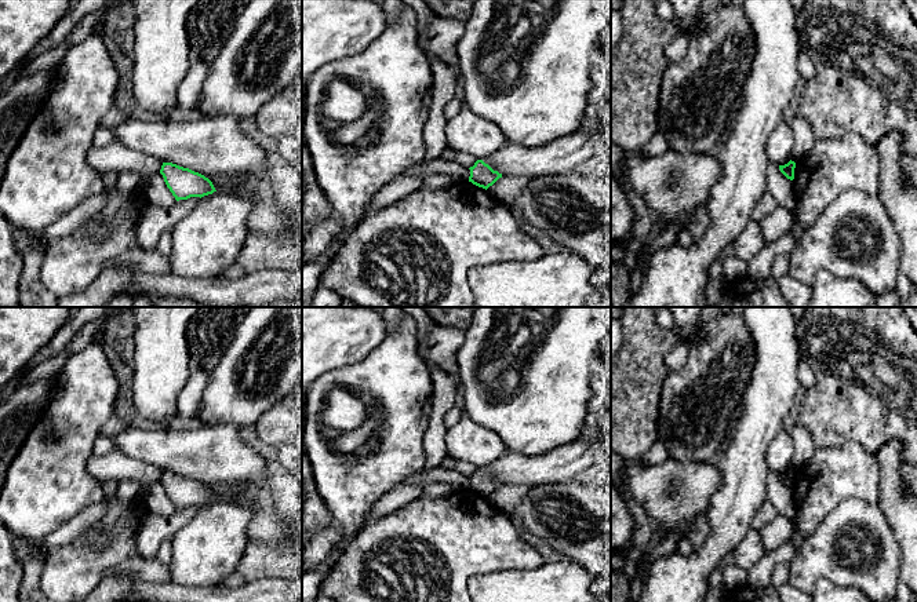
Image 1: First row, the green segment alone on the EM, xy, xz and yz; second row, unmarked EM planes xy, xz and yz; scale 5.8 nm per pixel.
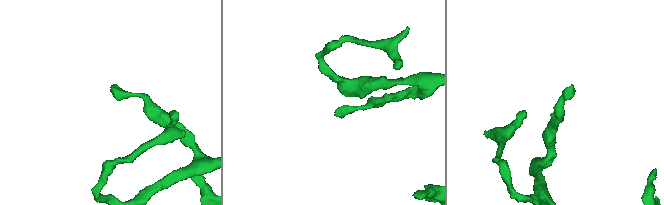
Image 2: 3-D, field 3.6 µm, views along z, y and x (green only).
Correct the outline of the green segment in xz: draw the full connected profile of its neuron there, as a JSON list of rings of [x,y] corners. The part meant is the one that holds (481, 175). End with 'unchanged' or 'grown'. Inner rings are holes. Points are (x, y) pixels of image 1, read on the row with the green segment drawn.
[[[477,160],[474,165],[470,167],[469,169],[470,169],[469,182],[485,190],[490,186],[492,186],[499,178],[502,178],[502,174],[494,171],[483,160]]]; unchanged

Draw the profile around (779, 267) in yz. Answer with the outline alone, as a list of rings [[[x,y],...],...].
[[[782,253],[775,258],[771,266],[771,278],[778,281],[782,276],[787,274],[789,253]]]

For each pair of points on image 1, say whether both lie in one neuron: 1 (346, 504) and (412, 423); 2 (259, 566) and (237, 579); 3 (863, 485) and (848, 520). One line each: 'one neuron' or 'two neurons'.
1: one neuron
2: two neurons
3: two neurons

